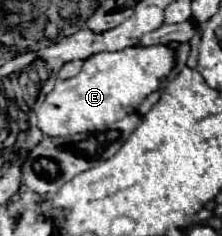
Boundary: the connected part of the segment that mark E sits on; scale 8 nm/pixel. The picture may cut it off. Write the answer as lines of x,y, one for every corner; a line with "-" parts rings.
166,45
128,47
122,51
102,51
84,61
80,73
66,81
56,81
54,89
38,107
38,129
46,137
66,137
90,133
132,113
144,97
158,91
162,77
174,67
174,51

